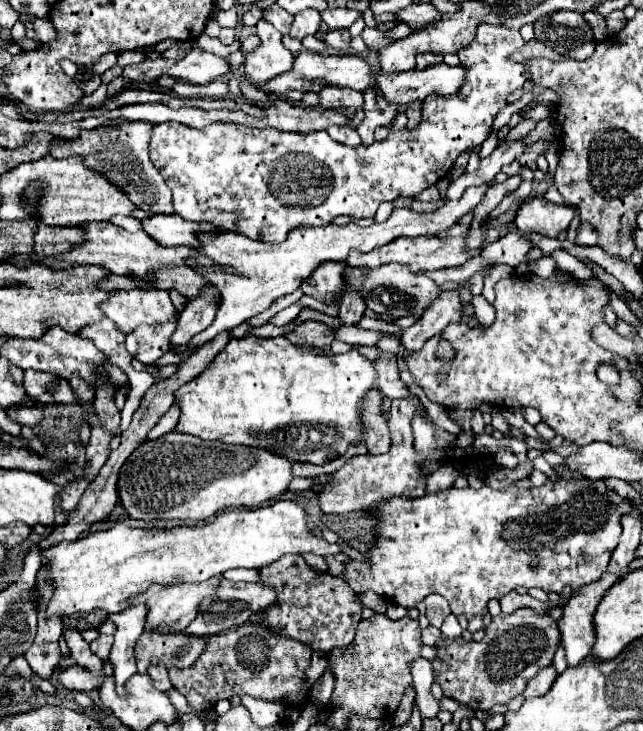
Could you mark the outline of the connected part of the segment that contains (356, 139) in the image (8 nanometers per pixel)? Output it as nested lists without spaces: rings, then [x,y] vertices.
[[[332,125],[326,129],[330,133],[332,139],[344,143],[344,145],[350,145],[350,147],[358,147],[362,141],[360,141],[360,135],[352,129],[352,127],[346,127],[346,125]]]

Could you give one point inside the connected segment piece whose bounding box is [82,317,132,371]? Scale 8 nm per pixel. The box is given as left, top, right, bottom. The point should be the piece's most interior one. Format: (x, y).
(107, 338)

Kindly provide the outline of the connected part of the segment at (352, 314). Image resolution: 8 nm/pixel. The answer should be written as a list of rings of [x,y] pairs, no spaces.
[[[346,291],[340,307],[338,307],[338,319],[342,325],[358,325],[362,315],[364,315],[364,299],[360,297],[360,293],[354,291]]]

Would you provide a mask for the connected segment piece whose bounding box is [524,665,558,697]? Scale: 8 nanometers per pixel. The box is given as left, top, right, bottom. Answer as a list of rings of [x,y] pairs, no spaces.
[[[554,665],[544,667],[544,671],[538,671],[538,675],[534,675],[534,679],[530,679],[530,683],[524,689],[524,697],[544,695],[552,687],[552,683],[554,683],[556,677],[558,677],[558,673],[556,673]]]

